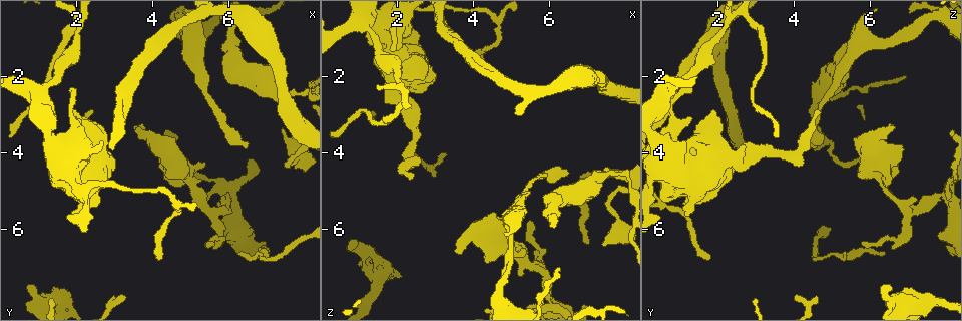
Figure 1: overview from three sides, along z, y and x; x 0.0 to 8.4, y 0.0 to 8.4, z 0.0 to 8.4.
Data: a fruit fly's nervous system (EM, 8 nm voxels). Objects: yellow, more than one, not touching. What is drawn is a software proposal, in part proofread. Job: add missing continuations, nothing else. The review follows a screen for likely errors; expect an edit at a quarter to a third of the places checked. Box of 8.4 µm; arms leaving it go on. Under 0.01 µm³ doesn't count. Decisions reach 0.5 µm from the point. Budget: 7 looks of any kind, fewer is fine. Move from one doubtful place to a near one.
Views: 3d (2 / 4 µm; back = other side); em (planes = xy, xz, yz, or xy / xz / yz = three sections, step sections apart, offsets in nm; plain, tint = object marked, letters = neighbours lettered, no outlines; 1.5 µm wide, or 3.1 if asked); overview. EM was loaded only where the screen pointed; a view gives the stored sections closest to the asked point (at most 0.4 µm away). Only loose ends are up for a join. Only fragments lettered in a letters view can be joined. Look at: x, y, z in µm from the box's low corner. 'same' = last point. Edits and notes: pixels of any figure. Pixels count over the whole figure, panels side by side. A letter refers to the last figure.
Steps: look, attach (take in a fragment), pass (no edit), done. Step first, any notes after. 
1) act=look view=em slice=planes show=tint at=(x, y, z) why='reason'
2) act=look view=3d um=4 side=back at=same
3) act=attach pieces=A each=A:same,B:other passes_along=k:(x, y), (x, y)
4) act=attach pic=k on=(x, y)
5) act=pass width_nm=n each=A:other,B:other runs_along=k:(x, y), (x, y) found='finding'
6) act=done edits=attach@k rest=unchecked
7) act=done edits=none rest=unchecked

act=look view=3d um=4 side=back at=(7.05, 6.60, 6.30) why='free end'

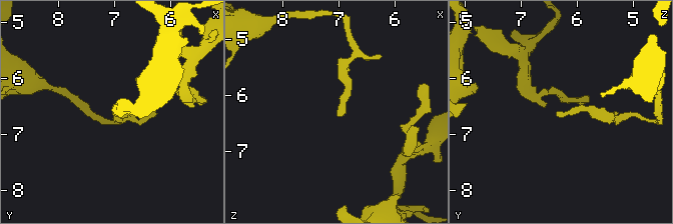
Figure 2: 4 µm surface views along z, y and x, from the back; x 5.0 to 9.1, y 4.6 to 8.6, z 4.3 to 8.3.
act=look view=em slice=planes show=plain at=(7.00, 6.65, 6.40)

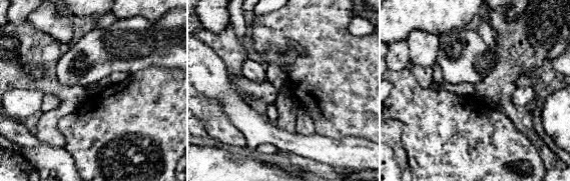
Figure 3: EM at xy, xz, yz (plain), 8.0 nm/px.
act=look view=em slice=planes show=letters at=same why='what lies round it'

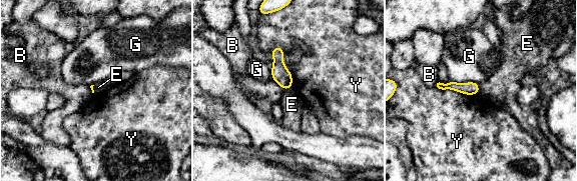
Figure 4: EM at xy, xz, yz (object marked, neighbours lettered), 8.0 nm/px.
act=pass longest_contact=Y:360nm each=B:other,E:other,G:other,Y:other found='none of them fits'

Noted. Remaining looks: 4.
act=look view=3d um=4 at=(5.40, 4.35, 6.60) why='an open end'

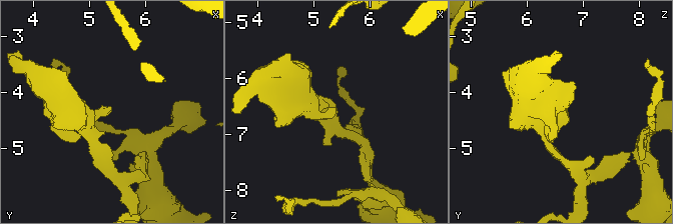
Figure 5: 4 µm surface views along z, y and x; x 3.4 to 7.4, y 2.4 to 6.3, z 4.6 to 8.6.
act=look view=em slice=yz step=4 show=tint at=(5.45, 4.30, 6.65)

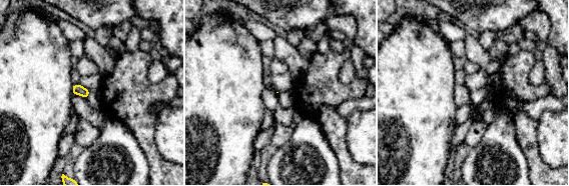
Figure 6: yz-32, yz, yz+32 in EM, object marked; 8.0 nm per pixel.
act=look view=em slice=planes show=letters at=same why='another direction'

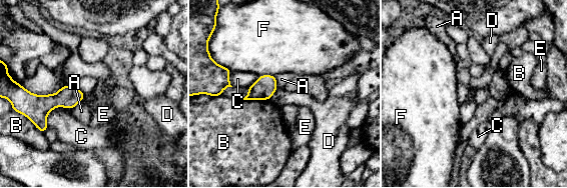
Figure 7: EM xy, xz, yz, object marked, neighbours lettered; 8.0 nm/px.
act=pass each=A:other,B:other,C:other,D:other,E:other,F:other border=7:(85, 94), (81, 100) found='none of them fits'

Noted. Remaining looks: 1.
act=done edits=none rest=unchecked

